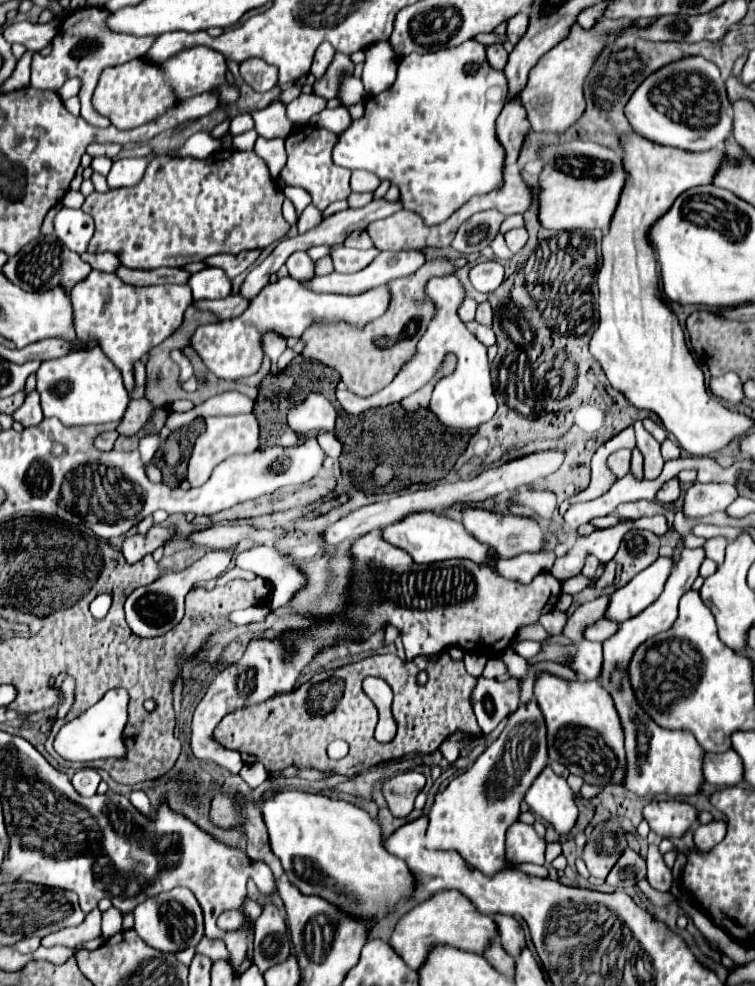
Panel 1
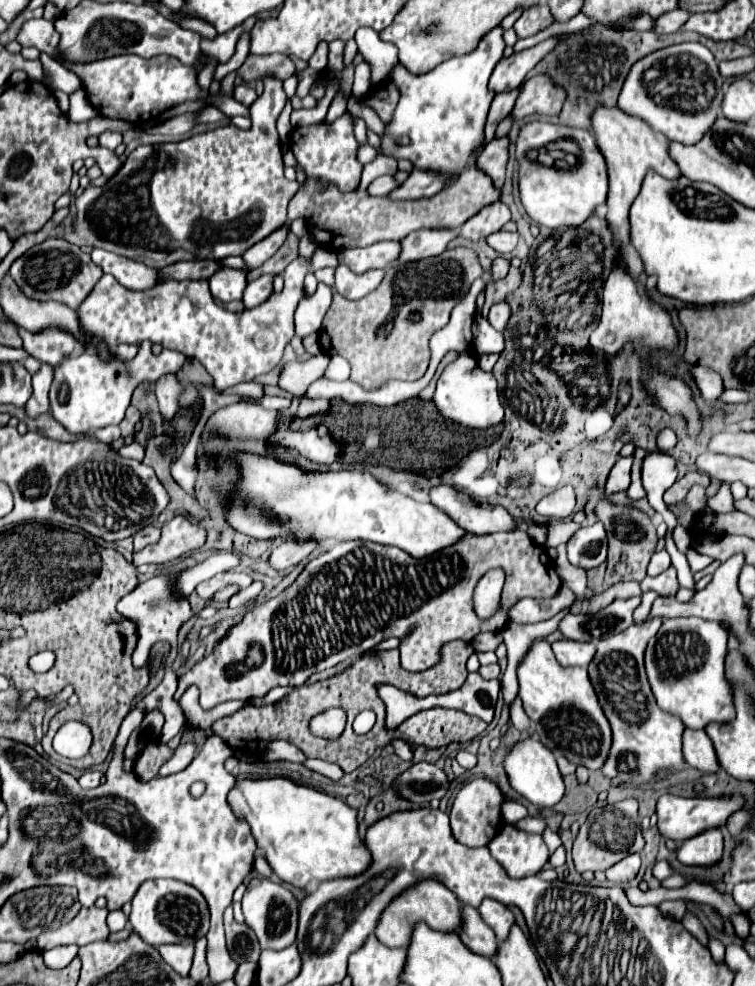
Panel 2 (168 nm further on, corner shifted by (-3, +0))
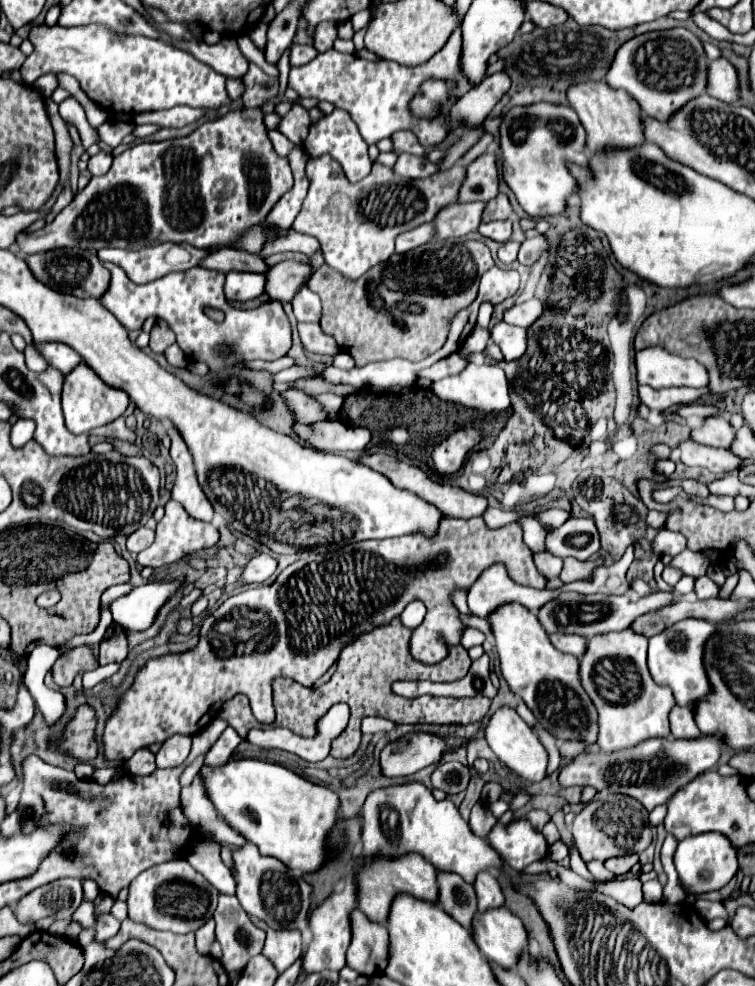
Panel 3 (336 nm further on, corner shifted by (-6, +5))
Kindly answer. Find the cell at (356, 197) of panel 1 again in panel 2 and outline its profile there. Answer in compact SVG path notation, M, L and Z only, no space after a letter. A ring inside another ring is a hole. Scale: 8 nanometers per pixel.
M381 175L369 185L369 193L371 195L389 195L391 189L395 189L397 185L399 185L399 181L393 175Z

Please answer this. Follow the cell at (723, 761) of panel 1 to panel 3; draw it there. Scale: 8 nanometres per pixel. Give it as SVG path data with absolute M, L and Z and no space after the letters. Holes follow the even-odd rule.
M676 706L670 716L672 724L672 738L676 740L698 740L702 734L698 732L698 726L694 722L694 710Z

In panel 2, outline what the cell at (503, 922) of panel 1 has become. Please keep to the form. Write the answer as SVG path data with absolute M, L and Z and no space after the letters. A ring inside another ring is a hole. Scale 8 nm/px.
M485 899L481 901L479 905L479 913L481 913L481 919L493 929L493 933L497 935L497 941L505 941L507 935L509 935L509 929L511 925L515 923L515 917L513 913L499 901L495 899Z

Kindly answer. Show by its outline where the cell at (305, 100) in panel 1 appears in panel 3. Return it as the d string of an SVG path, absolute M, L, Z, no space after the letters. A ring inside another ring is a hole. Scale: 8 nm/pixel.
M460 30L450 36L448 44L436 56L432 56L432 60L414 68L388 60L374 64L354 54L340 54L336 50L328 50L324 54L318 54L304 66L290 68L288 86L294 88L302 98L328 100L334 102L338 108L348 110L368 144L374 144L380 138L390 138L398 130L412 130L418 136L420 144L424 148L430 148L446 138L444 120L416 120L408 112L408 102L426 78L454 78L458 80L458 88L470 86L460 76Z

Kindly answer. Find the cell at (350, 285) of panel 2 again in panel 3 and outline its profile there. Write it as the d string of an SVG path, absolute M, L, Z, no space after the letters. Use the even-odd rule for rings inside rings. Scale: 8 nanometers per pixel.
M320 156L320 158L308 160L306 178L310 182L308 196L306 196L304 206L302 206L300 214L296 216L292 228L302 232L302 234L316 236L320 242L325 263L340 274L344 274L348 279L358 280L372 266L376 266L376 264L380 264L392 256L394 238L398 234L408 232L408 230L420 226L424 222L430 222L444 206L454 204L458 200L460 186L466 180L466 166L454 164L454 168L450 168L448 172L436 172L436 174L422 178L422 180L408 180L408 178L396 176L392 172L392 168L386 168L378 162L374 162L372 172L364 180L350 184L348 178L344 176L340 164L336 164L336 160L332 160L330 156Z

